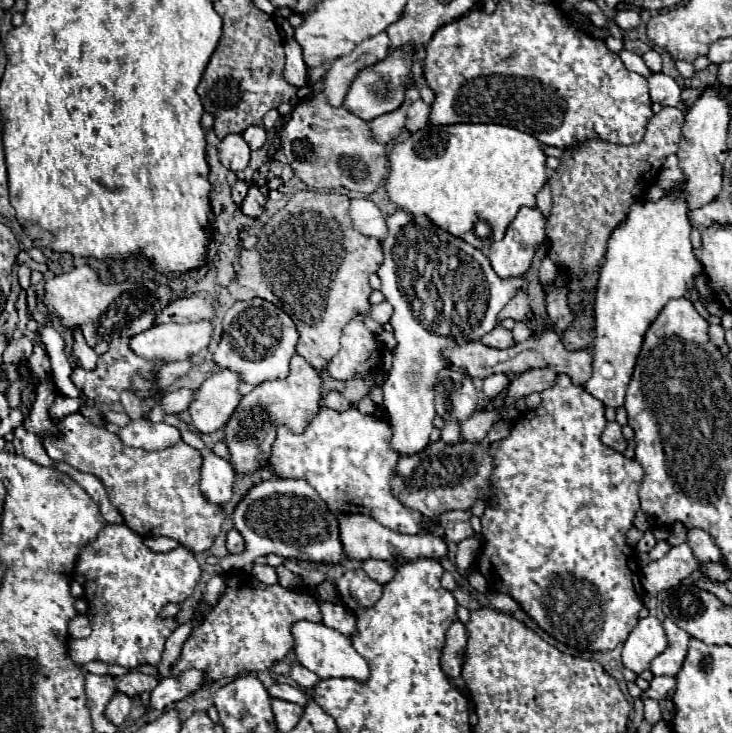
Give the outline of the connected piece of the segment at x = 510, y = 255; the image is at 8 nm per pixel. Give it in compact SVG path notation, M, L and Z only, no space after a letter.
M519 209L513 223L501 241L489 249L489 261L495 273L503 279L521 277L529 271L537 247L545 241L545 217L539 209Z

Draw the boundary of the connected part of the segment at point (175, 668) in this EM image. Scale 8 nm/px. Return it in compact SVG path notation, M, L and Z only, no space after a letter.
M225 573L225 585L227 589L221 593L217 605L205 607L203 601L197 603L193 613L195 627L183 643L179 661L171 665L171 677L199 669L205 677L203 685L211 685L225 677L237 677L243 671L269 671L295 649L295 639L291 637L291 625L295 625L295 621L307 619L321 623L317 599L309 591L263 585L245 573Z

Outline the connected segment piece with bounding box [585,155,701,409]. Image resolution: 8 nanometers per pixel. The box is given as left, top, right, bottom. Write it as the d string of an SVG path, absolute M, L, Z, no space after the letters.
M671 155L667 157L661 175L657 179L657 185L665 191L665 195L659 201L637 201L635 205L631 205L627 219L621 221L609 235L609 247L605 253L605 263L601 265L597 295L595 295L593 375L585 383L585 389L601 403L611 405L615 409L621 407L625 401L625 389L629 385L637 353L641 351L645 331L671 299L685 297L687 281L691 281L695 275L701 273L701 265L689 241L689 233L691 233L691 223L687 217L689 205L687 199L677 195L677 191L681 191L681 181L685 181L685 177L683 171L679 169L679 159L677 155Z

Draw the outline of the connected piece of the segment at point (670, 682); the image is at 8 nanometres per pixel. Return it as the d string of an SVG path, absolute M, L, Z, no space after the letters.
M653 677L649 681L649 689L641 693L643 699L671 699L675 693L675 677Z

